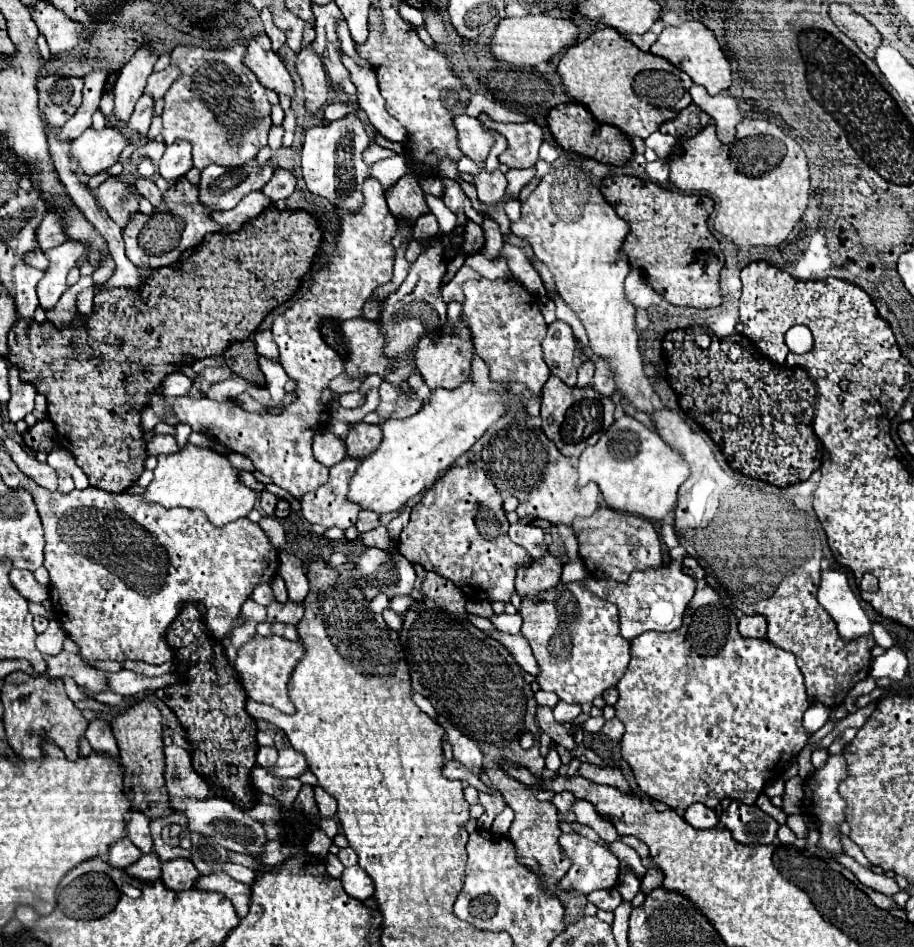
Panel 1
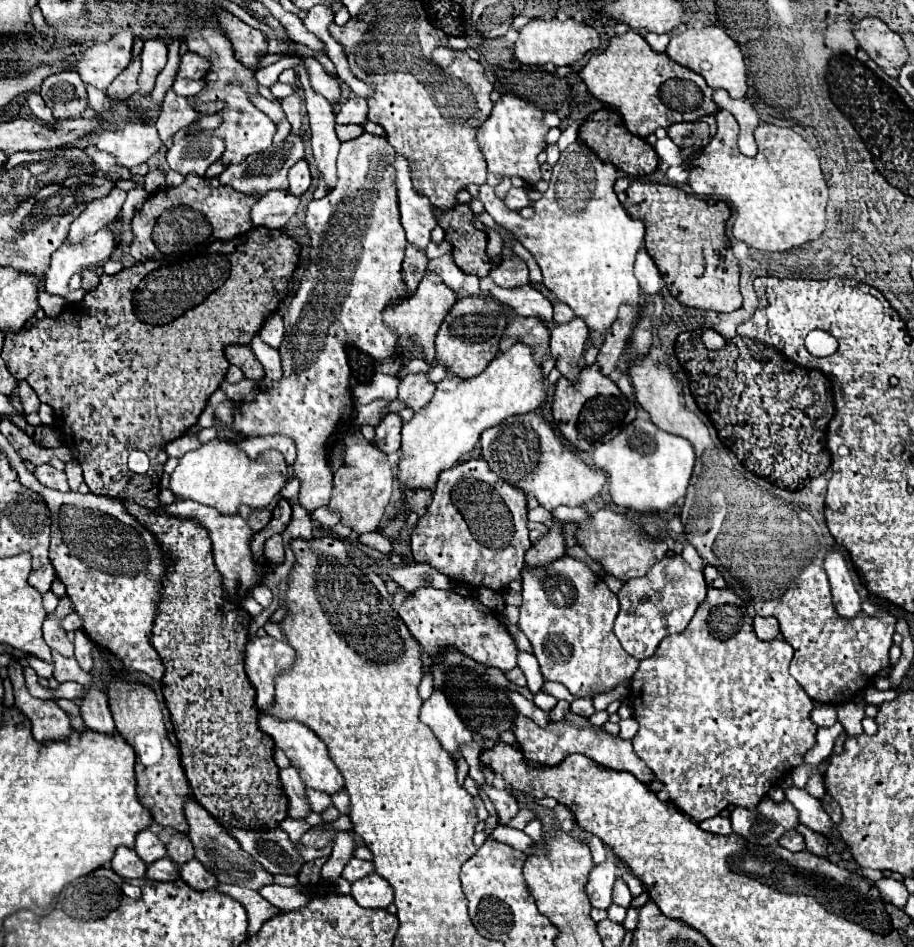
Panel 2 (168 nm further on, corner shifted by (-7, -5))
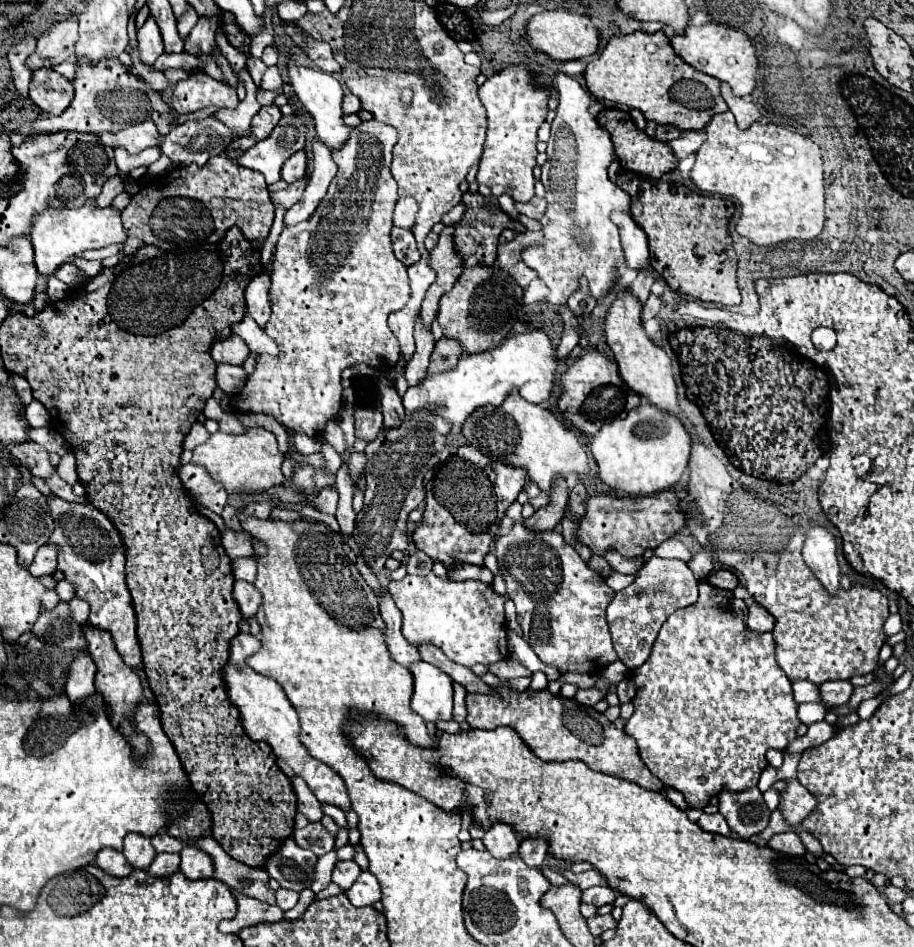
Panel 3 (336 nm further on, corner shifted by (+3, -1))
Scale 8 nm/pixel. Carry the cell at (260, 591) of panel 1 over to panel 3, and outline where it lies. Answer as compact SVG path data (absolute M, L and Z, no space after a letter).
M237 580L235 586L233 586L233 598L237 600L239 604L239 610L241 614L245 614L245 618L251 618L257 614L259 606L261 606L261 592L249 584L249 582L243 582L243 580Z

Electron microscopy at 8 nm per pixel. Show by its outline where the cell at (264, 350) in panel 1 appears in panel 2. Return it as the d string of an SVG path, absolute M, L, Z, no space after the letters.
M279 312L269 314L263 322L263 328L259 330L259 336L263 338L263 342L267 342L269 346L279 346L283 340L283 318Z

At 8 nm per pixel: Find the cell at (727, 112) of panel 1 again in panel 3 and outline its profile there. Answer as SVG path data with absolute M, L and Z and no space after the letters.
M721 82L721 96L725 98L725 102L727 102L729 110L733 112L733 116L735 116L735 120L737 120L737 126L739 126L741 130L749 128L753 122L759 120L761 114L759 114L759 110L757 110L757 106L753 104L753 100L733 96L731 90L729 90L729 86L723 84L723 82Z

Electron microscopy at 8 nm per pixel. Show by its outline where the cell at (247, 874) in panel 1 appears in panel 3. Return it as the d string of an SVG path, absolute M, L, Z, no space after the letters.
M279 888L277 892L275 892L275 902L277 902L277 906L281 906L283 910L291 910L295 904L297 904L297 900L299 900L299 894L293 890L285 890L285 888Z

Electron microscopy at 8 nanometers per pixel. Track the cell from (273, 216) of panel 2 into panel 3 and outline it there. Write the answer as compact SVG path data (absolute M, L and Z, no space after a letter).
M301 180L301 182L295 182L295 184L291 184L291 188L287 188L287 190L277 190L277 192L271 192L271 200L273 200L273 204L281 204L285 210L289 208L289 206L293 206L299 198L301 198L301 194L303 194L303 190L305 190L305 180Z

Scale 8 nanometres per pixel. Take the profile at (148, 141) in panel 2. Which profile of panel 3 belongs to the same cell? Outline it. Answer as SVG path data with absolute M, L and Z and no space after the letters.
M143 120L125 130L119 130L119 132L103 132L103 134L99 134L99 138L101 138L103 146L125 148L129 154L137 154L149 146L157 146L161 136L153 122Z

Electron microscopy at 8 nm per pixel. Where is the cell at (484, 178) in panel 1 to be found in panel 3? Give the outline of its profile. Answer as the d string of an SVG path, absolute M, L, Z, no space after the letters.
M533 196L529 202L515 202L515 206L521 214L527 214L531 218L539 218L545 212L545 198Z

